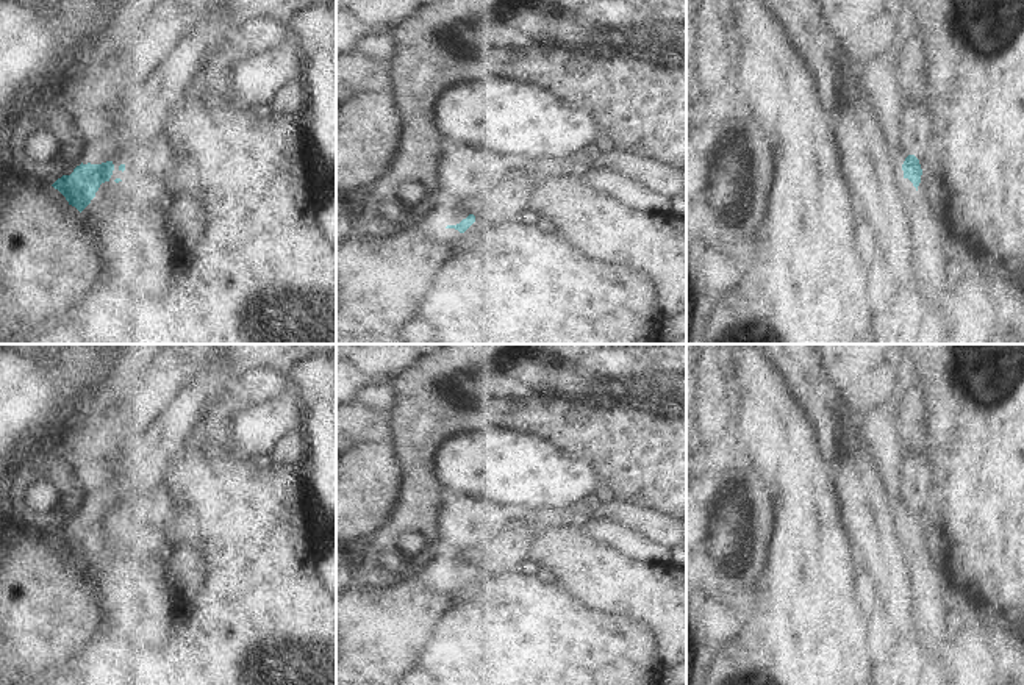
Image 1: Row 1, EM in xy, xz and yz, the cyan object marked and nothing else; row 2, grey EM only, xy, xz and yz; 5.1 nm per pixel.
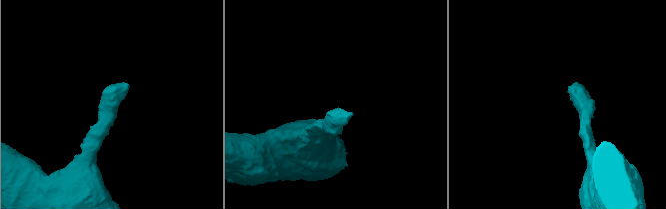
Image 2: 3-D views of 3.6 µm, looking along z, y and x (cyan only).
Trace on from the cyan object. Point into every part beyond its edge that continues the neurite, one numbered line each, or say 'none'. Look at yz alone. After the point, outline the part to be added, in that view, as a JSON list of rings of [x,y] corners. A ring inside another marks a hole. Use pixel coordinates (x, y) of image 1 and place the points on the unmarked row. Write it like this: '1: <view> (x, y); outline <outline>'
1: yz (904, 460); outline [[[886,433],[880,436],[879,454],[885,454],[891,466],[894,494],[905,504],[905,507],[916,505],[919,500],[919,452],[908,447],[902,435]]]

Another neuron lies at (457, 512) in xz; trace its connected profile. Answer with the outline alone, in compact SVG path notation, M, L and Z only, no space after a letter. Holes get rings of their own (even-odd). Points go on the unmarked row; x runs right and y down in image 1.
M453 493L441 500L438 530L439 549L455 552L469 565L505 561L513 538L513 516L494 500L474 500Z

